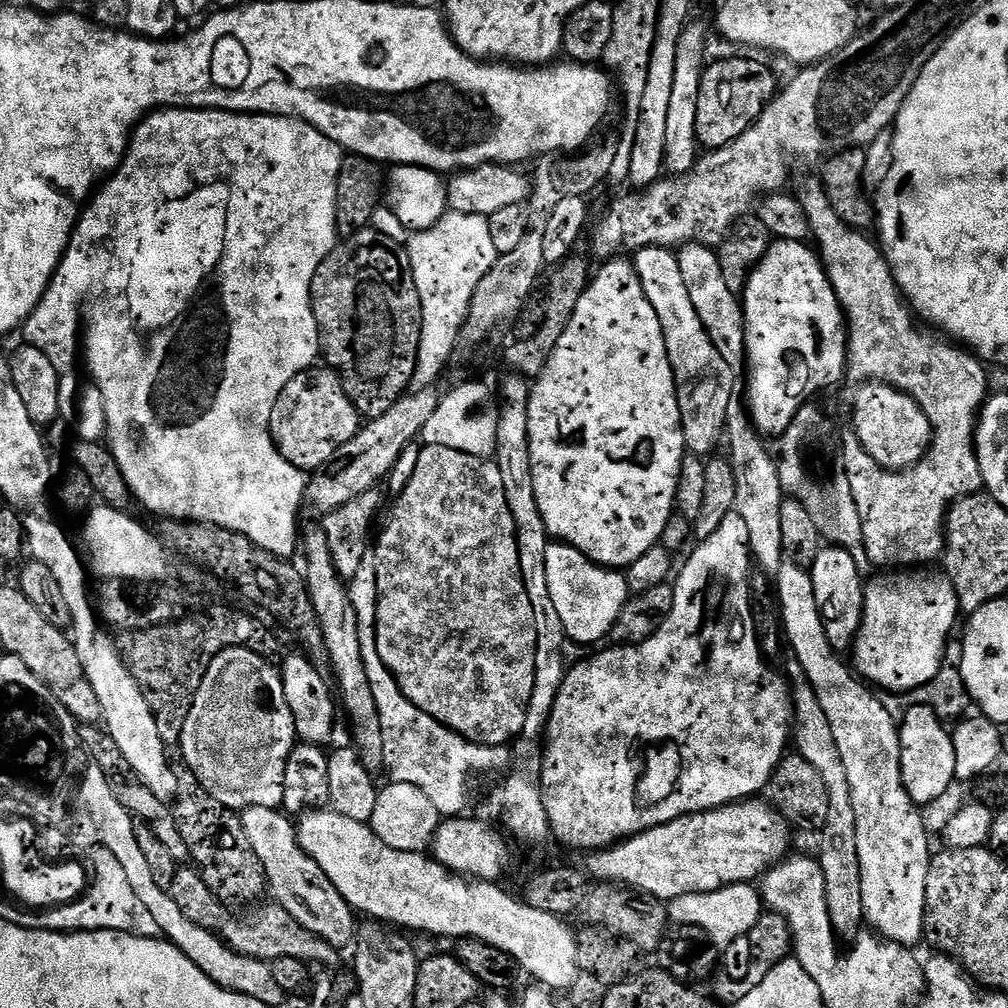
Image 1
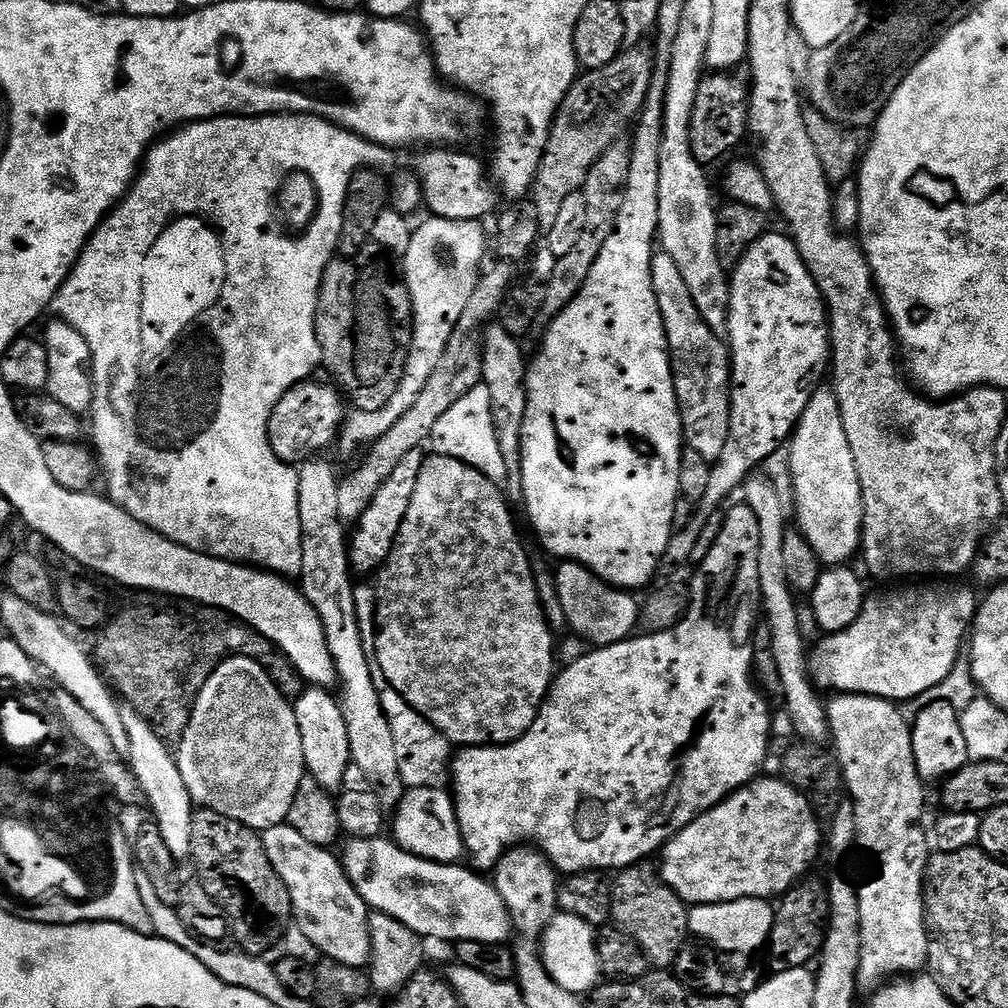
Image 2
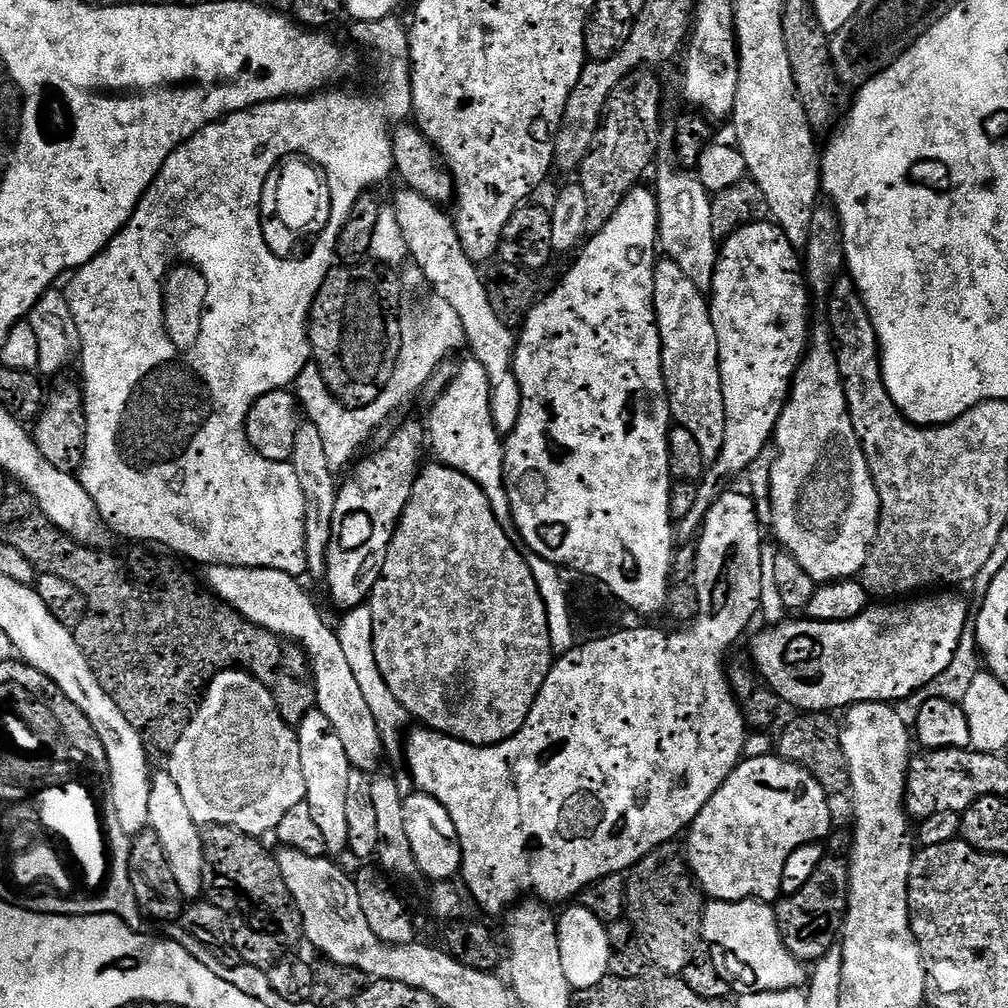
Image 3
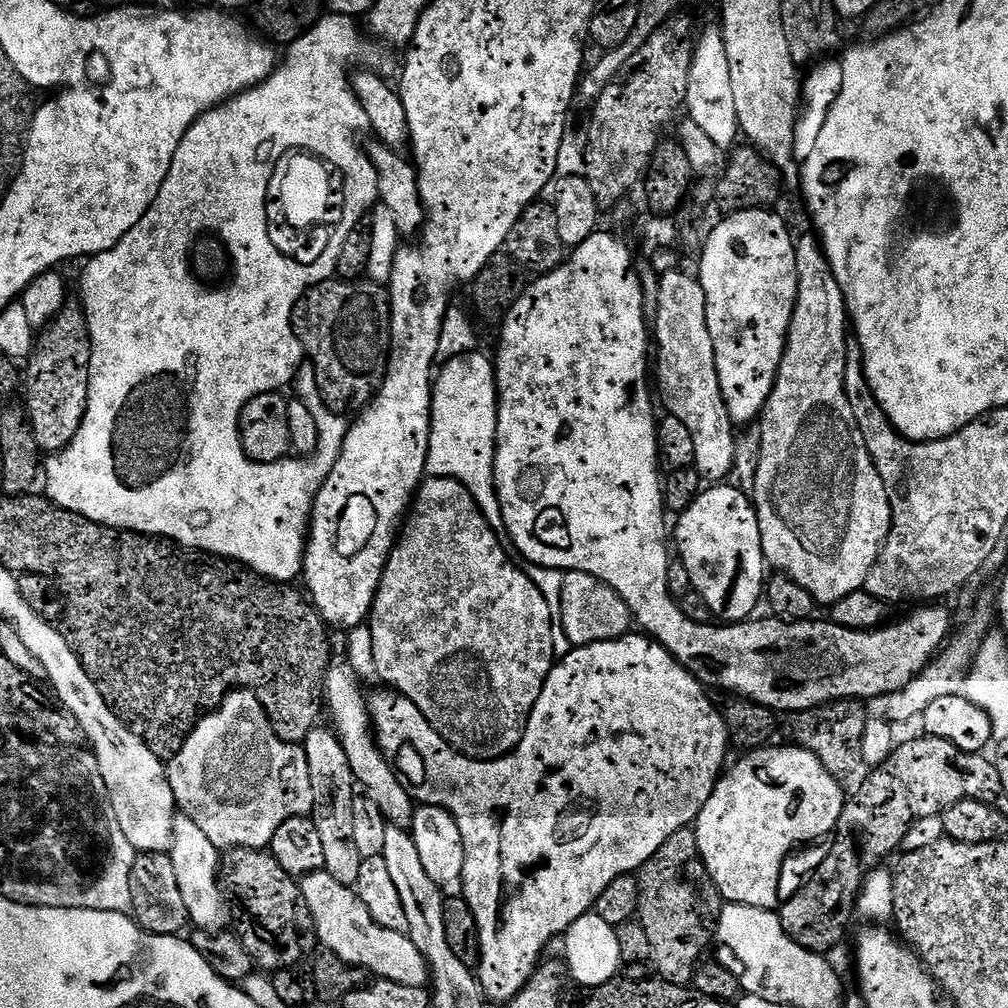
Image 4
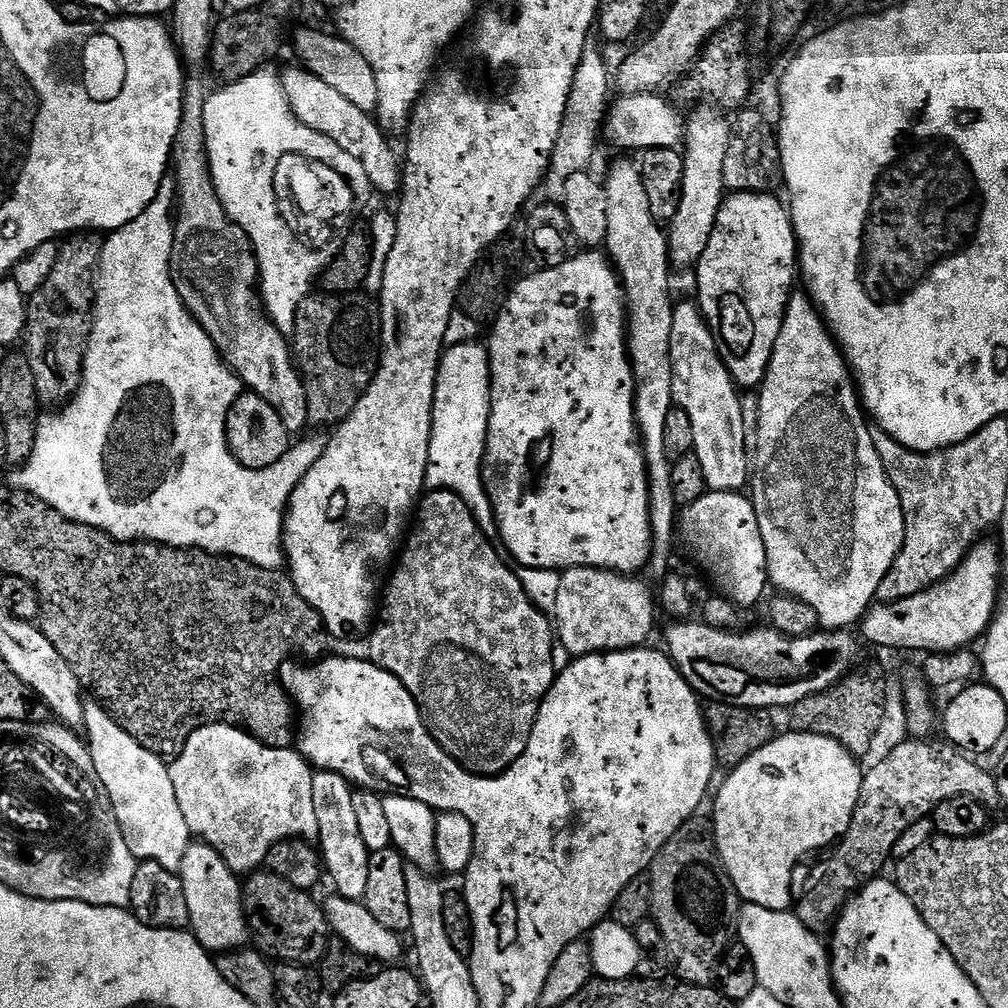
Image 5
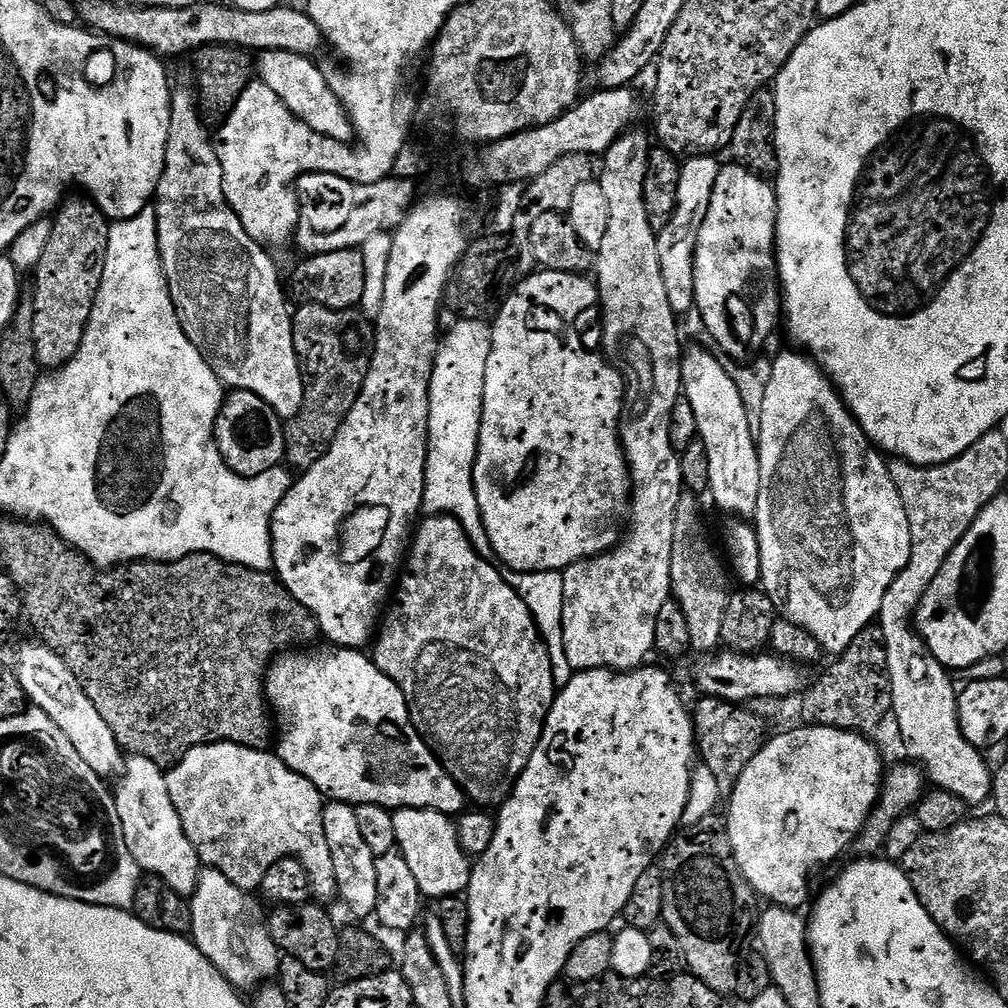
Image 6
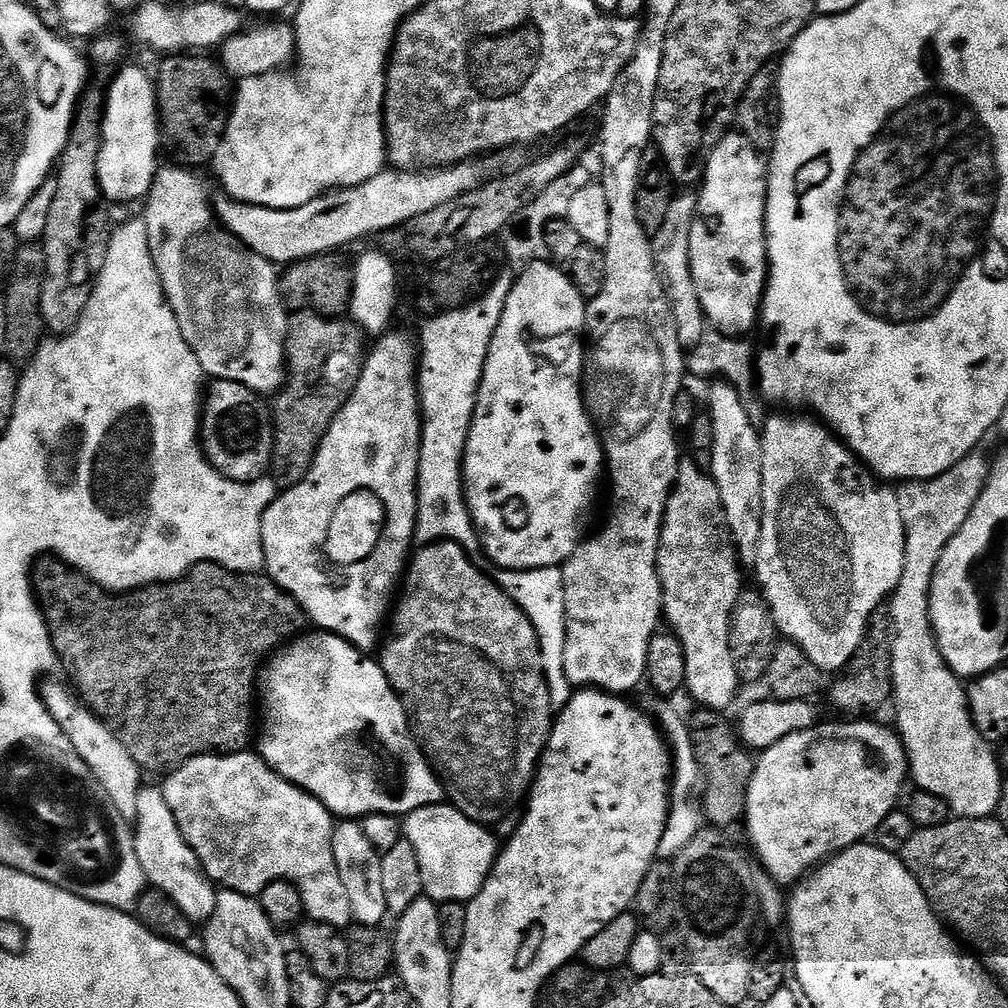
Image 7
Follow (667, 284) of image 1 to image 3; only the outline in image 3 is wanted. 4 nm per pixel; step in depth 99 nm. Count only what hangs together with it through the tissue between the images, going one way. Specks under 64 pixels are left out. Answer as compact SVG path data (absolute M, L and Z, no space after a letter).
M664 258L657 263L656 273L654 274L654 306L656 307L656 325L660 331L660 341L662 342L662 366L664 367L664 381L666 382L666 390L668 391L668 401L672 407L672 419L679 427L690 430L690 434L694 434L694 439L698 441L698 447L702 450L702 458L706 462L717 460L724 445L724 439L726 438L726 410L724 409L724 399L722 398L718 334L714 330L709 301L706 299L705 293L700 292L698 286L694 286L694 282L690 282L690 278L686 278L686 274L682 274L682 269L678 265L672 260Z

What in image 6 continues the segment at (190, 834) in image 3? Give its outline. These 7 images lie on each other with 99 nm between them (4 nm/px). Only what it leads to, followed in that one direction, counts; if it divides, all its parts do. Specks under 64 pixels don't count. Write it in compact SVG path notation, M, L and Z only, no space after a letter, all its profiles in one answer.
M204 868L190 903L191 939L233 988L255 990L260 985L269 983L279 973L282 953L270 938L268 925L265 923L266 912L260 909L261 901L252 892L243 892L241 888L234 886L234 882L226 878L226 874L213 868Z

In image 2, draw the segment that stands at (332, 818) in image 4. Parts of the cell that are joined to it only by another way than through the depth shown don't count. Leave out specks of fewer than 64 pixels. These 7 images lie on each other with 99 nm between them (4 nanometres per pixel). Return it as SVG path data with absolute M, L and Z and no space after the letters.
M312 686L307 690L309 692L302 693L297 700L294 700L298 730L302 730L304 767L307 775L316 780L320 788L336 790L341 787L344 774L352 763L350 734L346 730L346 722L337 697L331 691L319 686Z

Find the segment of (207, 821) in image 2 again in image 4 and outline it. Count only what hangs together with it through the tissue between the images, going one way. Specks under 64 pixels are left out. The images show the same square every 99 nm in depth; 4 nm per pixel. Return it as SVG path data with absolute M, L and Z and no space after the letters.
M230 848L220 861L220 880L228 880L236 892L240 892L238 904L245 913L256 913L264 924L280 924L280 944L248 944L252 958L265 973L275 974L281 970L292 970L303 956L311 957L317 951L316 927L306 906L297 877L286 874L272 856L271 851L258 848Z

